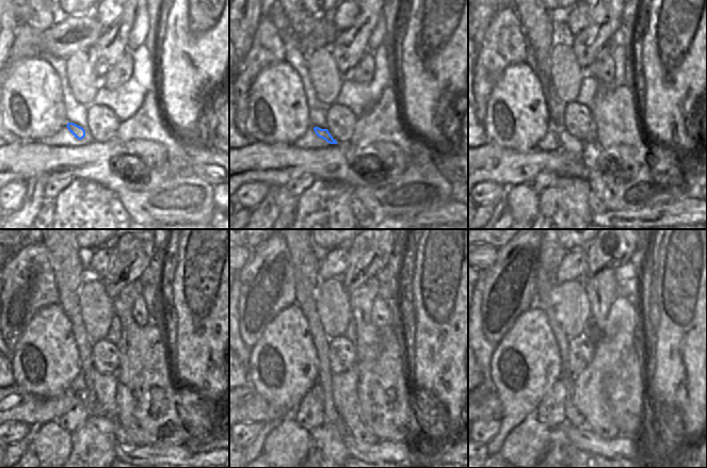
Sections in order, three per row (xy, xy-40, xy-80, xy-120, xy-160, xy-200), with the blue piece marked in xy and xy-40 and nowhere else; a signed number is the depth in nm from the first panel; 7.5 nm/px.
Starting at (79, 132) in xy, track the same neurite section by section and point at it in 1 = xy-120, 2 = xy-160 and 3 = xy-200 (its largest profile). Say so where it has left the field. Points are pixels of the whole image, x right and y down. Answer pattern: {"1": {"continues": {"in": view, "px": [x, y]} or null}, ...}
{"1": {"continues": {"in": "xy-120", "px": [103, 386]}}, "2": {"continues": {"in": "xy-160", "px": [343, 386]}}, "3": {"continues": {"in": "xy-200", "px": [623, 324]}}}

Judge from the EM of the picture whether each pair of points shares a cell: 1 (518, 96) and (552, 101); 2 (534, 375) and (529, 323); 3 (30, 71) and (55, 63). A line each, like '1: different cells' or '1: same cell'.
1: different cells
2: same cell
3: different cells

